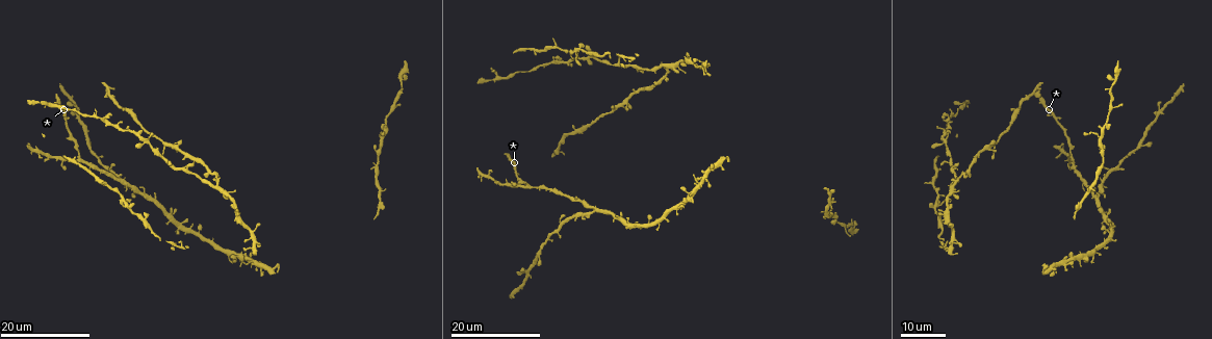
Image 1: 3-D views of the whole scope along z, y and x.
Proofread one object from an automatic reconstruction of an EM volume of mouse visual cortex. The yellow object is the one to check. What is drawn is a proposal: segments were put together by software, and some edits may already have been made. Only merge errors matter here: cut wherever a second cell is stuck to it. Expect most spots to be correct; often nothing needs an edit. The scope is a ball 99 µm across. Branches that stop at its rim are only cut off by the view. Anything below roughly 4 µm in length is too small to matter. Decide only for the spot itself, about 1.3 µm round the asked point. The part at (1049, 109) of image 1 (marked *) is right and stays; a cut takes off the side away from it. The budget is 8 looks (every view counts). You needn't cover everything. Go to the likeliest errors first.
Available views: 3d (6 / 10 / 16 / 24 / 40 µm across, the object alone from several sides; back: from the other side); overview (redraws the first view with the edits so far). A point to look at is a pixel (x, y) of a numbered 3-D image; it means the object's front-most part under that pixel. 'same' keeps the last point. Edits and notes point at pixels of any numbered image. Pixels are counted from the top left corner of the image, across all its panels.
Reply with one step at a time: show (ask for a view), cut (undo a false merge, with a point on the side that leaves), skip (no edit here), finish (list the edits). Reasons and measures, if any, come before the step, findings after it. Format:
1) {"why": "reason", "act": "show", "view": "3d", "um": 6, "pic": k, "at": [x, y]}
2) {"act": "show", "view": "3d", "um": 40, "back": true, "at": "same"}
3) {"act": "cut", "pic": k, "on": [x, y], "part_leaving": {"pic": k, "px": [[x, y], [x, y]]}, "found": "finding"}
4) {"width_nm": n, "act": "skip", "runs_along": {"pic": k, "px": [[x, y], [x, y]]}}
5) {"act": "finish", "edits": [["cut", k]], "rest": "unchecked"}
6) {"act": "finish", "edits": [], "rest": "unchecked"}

{"why": "looks like a crossing", "act": "show", "view": "3d", "um": 24, "pic": 1, "at": [1094, 196]}

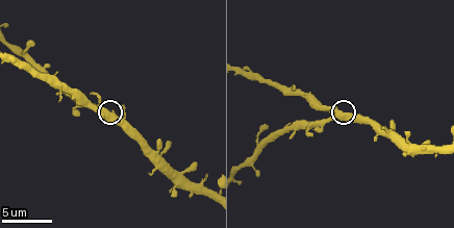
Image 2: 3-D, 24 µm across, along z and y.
{"act": "show", "view": "3d", "um": 10, "pic": 2, "at": [104, 109]}

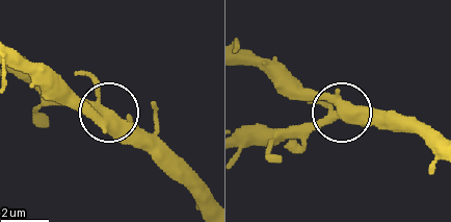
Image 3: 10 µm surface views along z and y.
{"act": "skip", "found": "continuous, no second cell"}

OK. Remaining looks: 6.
{"why": "side arm on a straight run", "act": "show", "view": "3d", "um": 16, "pic": 1, "at": [661, 79]}

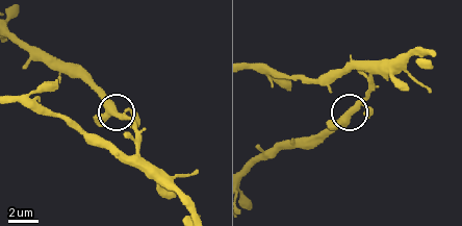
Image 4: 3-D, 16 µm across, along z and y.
{"why": "closer look", "act": "show", "view": "3d", "um": 6, "pic": 4, "at": [120, 116]}

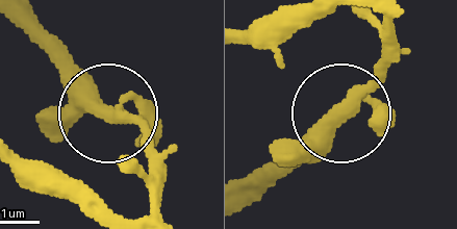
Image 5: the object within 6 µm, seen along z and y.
{"act": "skip", "runs_along": {"pic": 5, "px": [[247, 186], [277, 173], [403, 53]]}, "found": "continuous, no second cell"}

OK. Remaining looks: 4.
{"why": "three arms meet", "act": "show", "view": "3d", "um": 24, "pic": 1, "at": [1114, 83]}

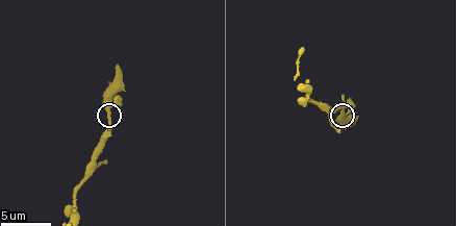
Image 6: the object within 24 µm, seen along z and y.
{"act": "show", "view": "3d", "um": 6, "pic": 6, "at": [341, 115]}

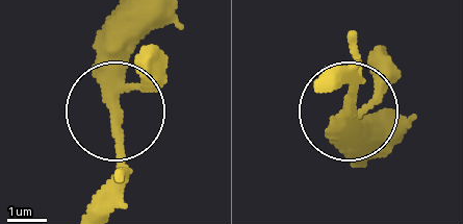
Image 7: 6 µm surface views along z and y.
{"width_nm": 300, "act": "skip", "found": "continuous, no second cell"}

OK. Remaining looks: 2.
{"why": "four or more arms meet", "act": "show", "view": "3d", "um": 16, "pic": 1, "at": [145, 141]}

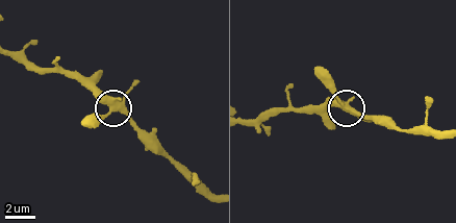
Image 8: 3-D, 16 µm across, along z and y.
{"act": "show", "view": "3d", "um": 6, "pic": 8, "at": [347, 107]}

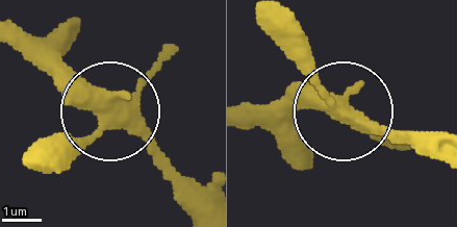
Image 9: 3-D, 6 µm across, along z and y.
{"arms": 4, "act": "skip", "runs_along": {"pic": 9, "px": [[434, 154], [345, 115], [269, 39]]}, "found": "all the same cell"}

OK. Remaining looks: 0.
{"act": "finish", "edits": [], "rest": "unchecked"}

